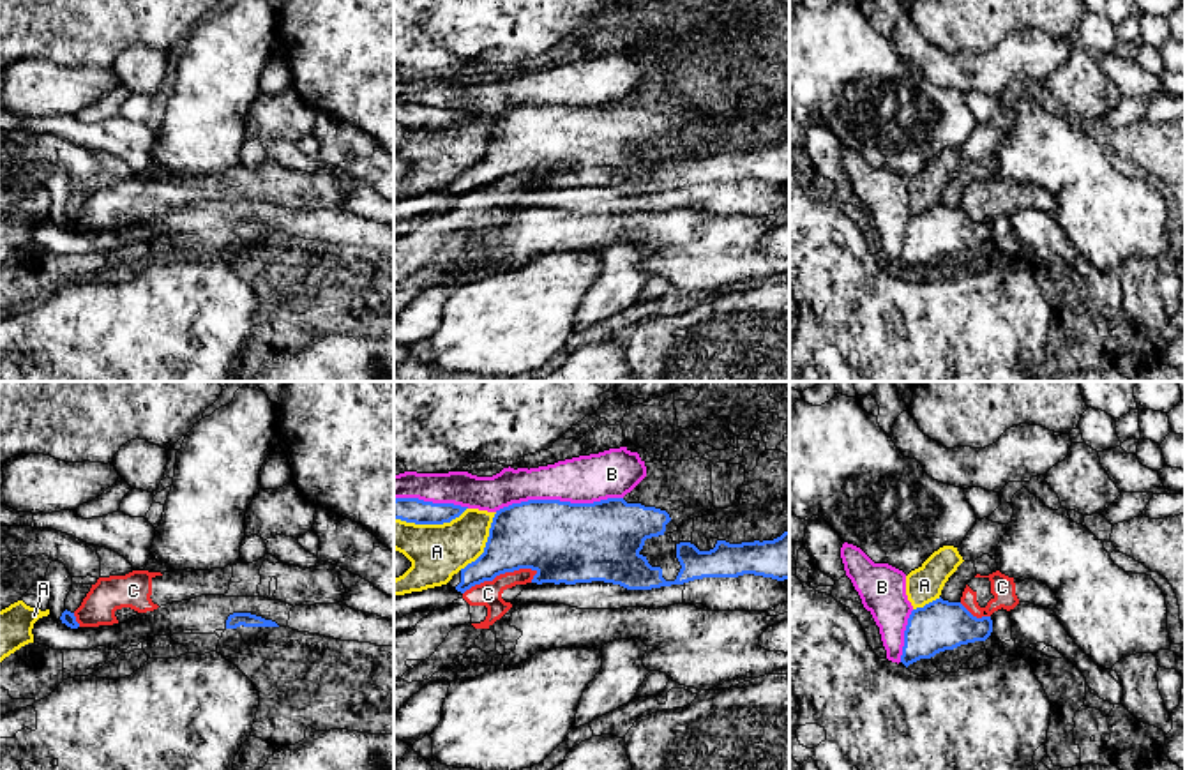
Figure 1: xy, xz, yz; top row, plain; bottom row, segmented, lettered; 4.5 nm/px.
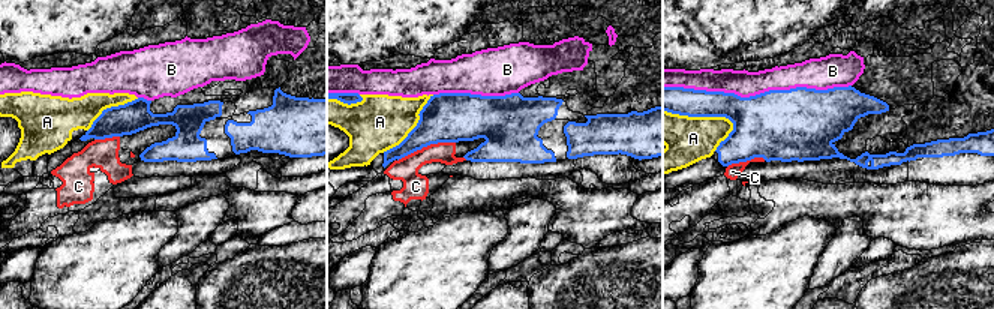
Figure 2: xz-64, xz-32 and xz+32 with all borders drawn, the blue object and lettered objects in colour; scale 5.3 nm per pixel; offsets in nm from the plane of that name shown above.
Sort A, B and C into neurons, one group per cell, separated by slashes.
A / B / C

